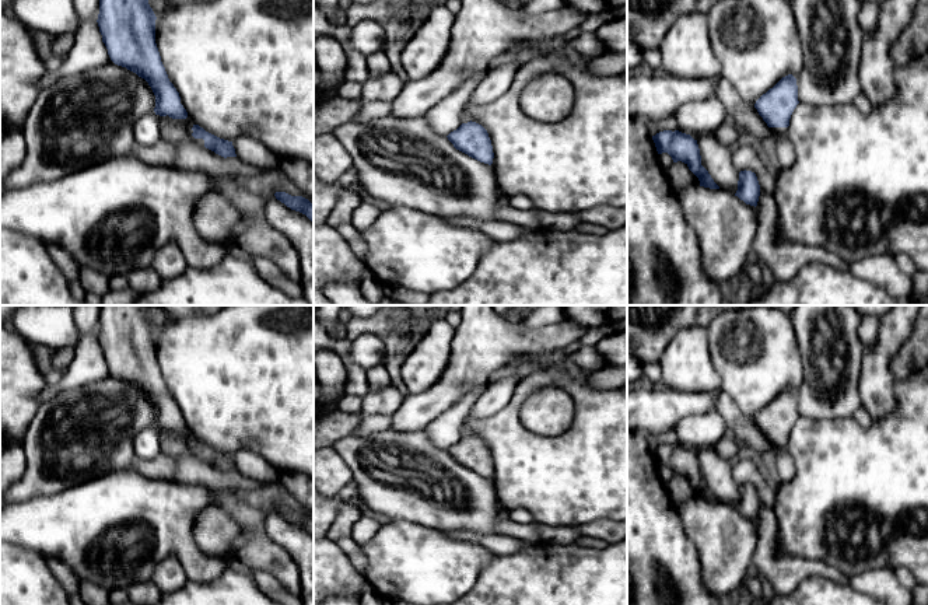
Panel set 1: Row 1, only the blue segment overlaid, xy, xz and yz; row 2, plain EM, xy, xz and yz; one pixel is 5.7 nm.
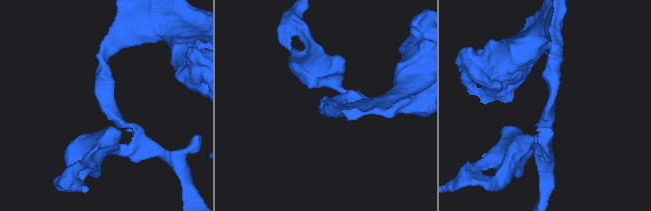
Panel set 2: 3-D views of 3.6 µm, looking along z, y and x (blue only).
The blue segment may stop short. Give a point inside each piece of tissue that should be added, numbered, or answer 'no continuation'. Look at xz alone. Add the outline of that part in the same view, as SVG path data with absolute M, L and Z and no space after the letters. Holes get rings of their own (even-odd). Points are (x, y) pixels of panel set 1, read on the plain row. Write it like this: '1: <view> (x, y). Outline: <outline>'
no continuation

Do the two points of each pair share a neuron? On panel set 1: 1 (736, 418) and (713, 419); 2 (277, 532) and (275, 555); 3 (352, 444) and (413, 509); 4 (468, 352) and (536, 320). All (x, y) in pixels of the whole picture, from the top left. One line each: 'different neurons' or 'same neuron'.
1: different neurons
2: different neurons
3: same neuron
4: different neurons

